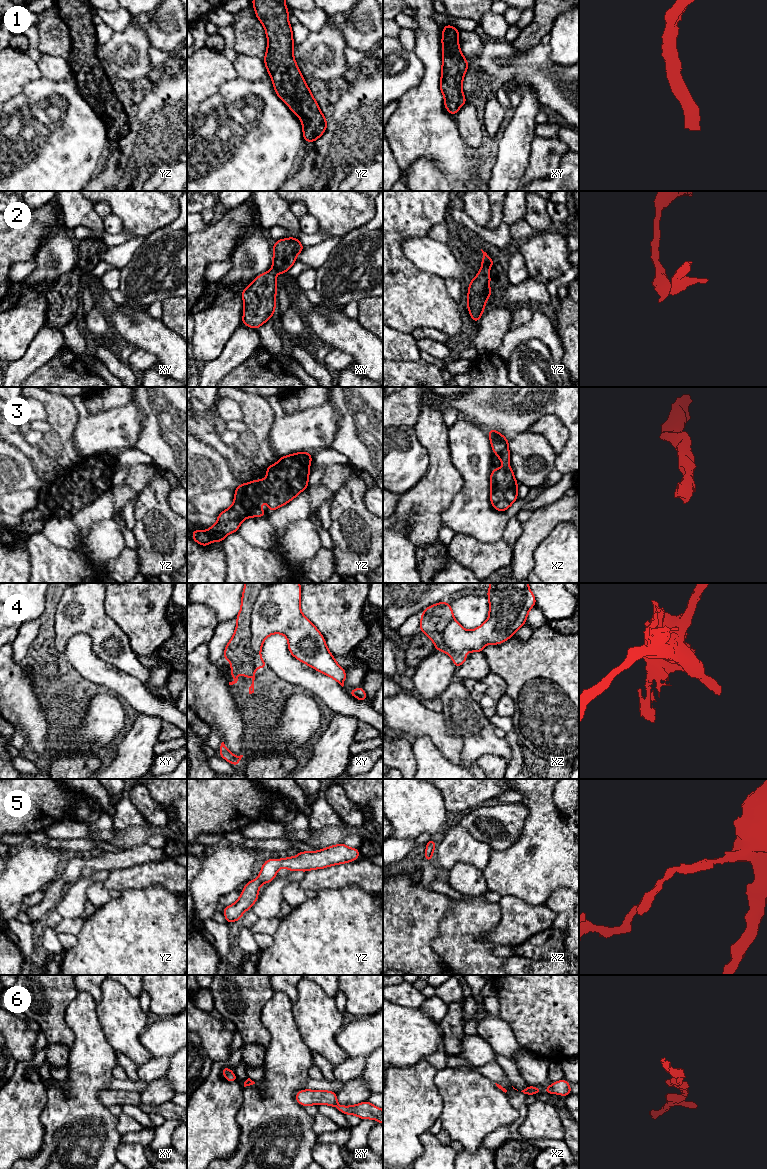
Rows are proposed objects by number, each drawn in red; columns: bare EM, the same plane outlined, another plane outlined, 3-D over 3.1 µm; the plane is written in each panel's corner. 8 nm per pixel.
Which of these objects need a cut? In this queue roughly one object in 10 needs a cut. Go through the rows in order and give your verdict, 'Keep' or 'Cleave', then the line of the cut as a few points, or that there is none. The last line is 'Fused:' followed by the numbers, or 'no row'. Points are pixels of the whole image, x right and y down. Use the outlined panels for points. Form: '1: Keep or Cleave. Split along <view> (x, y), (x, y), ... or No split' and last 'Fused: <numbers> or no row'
1: Keep. No split
2: Keep. No split
3: Keep. No split
4: Cleave. Split along xy (265, 584), (257, 596), (251, 614), (250, 646), (258, 654)
5: Keep. No split
6: Keep. No split
Fused: 4

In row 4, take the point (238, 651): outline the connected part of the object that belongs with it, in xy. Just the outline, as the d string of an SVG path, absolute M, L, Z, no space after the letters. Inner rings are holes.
M245 583L242 593L241 610L236 616L237 625L235 633L226 645L222 658L231 663L230 674L234 678L229 685L238 681L238 671L242 671L244 678L251 677L252 684L249 687L249 694L254 693L254 672L260 665L262 671L268 668L260 654L256 653L251 647L251 614L257 596L265 583Z

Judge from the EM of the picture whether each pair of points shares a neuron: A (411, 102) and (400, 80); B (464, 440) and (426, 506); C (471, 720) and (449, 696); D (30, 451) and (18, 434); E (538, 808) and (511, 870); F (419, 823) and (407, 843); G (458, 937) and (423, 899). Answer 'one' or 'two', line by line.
A: two
B: two
C: one
D: one
E: one
F: two
G: two

